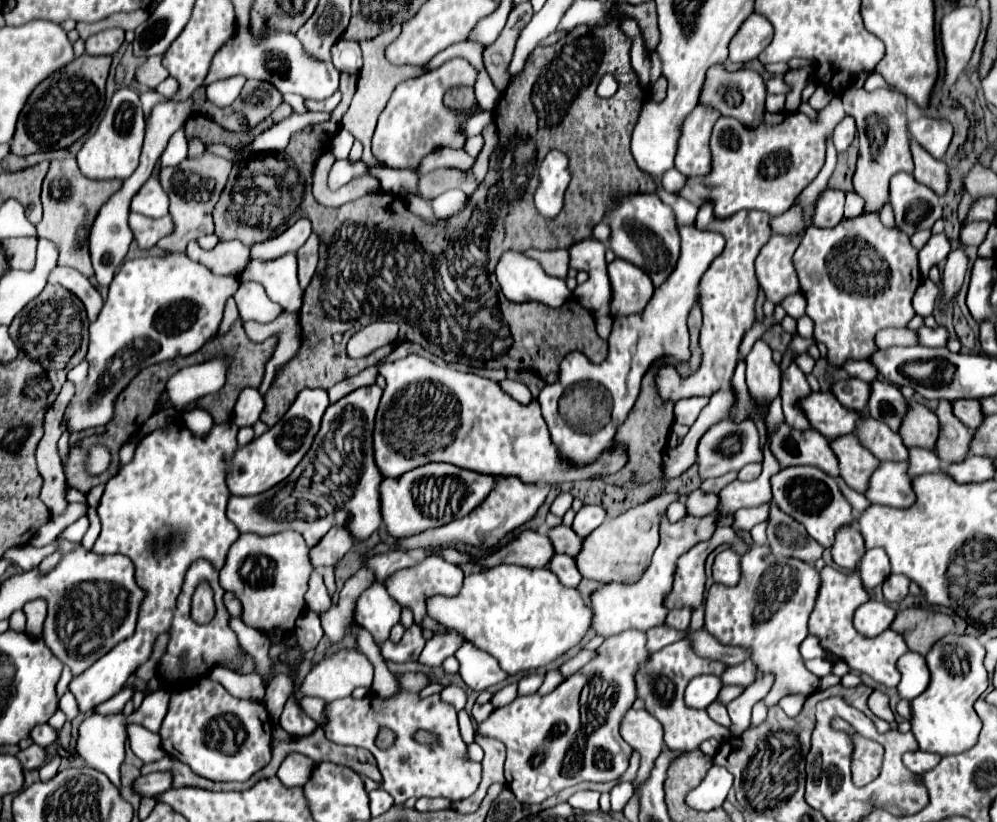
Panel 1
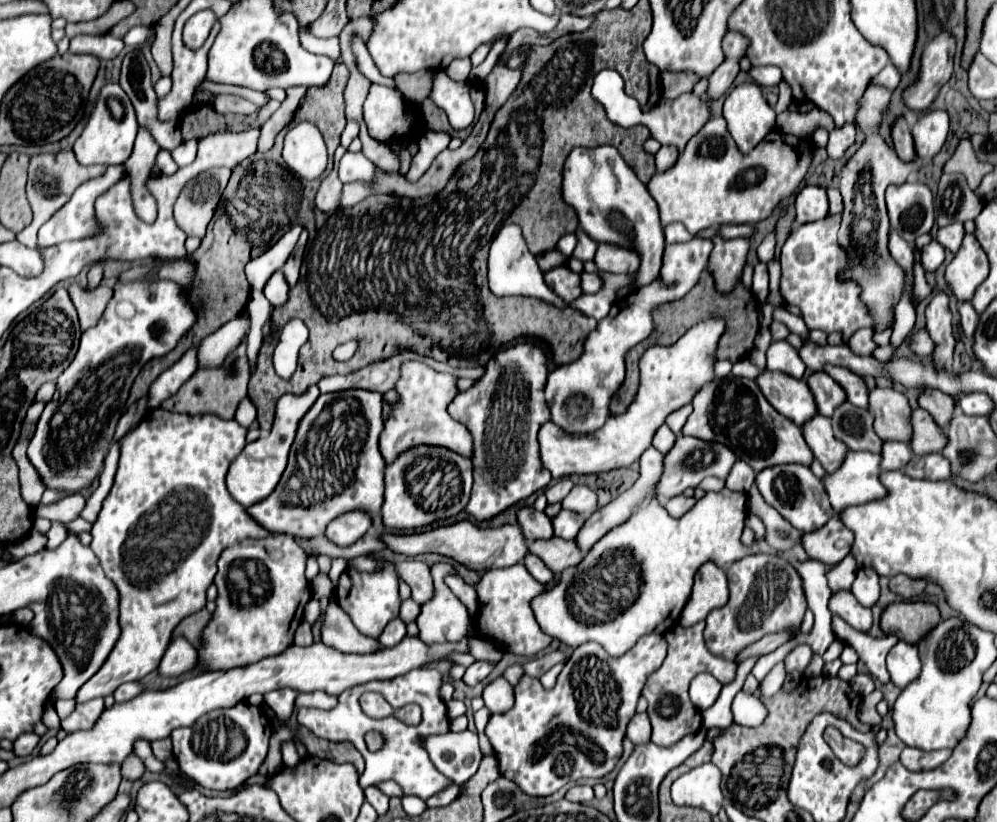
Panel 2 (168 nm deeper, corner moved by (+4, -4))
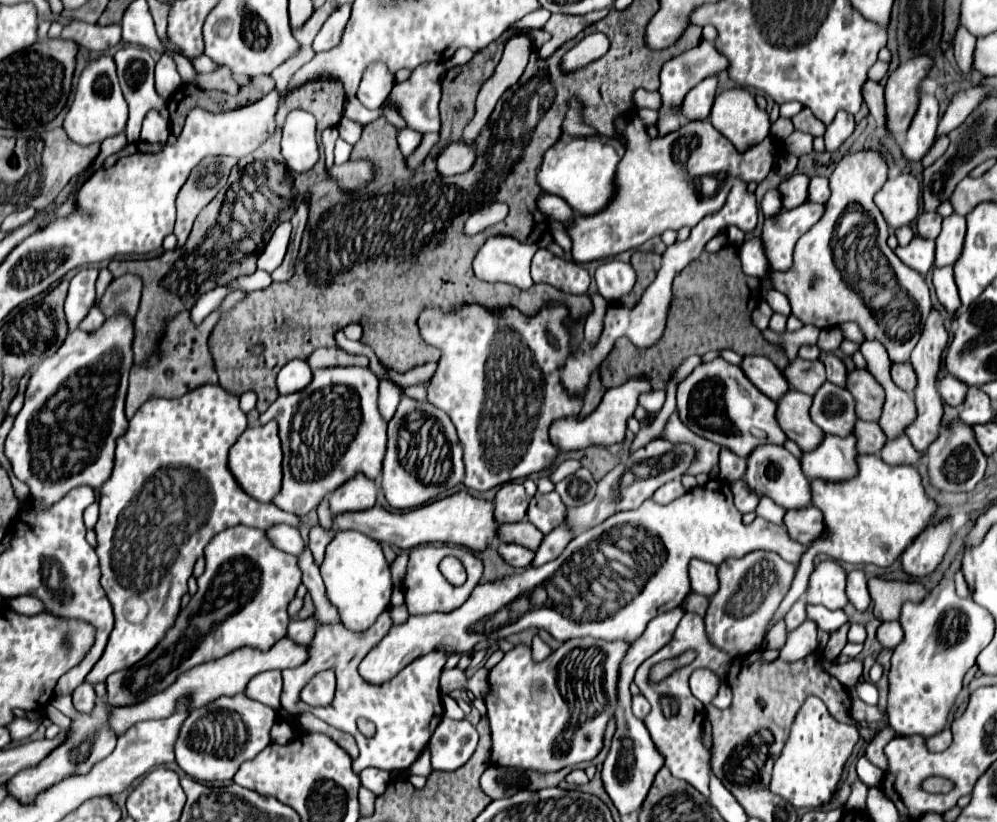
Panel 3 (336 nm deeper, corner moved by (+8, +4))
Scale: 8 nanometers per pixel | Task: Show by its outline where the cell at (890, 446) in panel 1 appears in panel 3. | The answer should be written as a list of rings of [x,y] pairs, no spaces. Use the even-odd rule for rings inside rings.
[[[824,383],[814,395],[810,409],[812,421],[830,435],[852,435],[858,421],[856,403],[848,389]]]

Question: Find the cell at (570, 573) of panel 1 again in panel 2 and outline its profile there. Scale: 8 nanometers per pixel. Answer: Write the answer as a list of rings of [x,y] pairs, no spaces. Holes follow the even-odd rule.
[[[528,553],[528,555],[524,557],[524,567],[526,567],[526,571],[528,571],[536,581],[540,581],[542,585],[546,585],[546,583],[552,581],[552,571],[550,571],[536,555]]]

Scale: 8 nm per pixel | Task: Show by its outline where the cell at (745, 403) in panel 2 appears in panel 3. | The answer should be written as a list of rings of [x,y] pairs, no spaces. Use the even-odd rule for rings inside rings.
[[[724,359],[698,365],[676,391],[678,413],[682,423],[696,435],[728,447],[742,459],[750,457],[750,451],[760,445],[784,445],[786,433],[776,419],[776,403],[762,395],[744,375],[744,371]]]

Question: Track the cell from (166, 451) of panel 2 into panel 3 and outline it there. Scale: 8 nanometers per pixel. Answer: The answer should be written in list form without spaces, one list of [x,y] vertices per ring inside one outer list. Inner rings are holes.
[[[204,385],[180,399],[148,399],[130,419],[126,433],[116,439],[114,467],[108,481],[100,487],[100,519],[94,527],[102,587],[114,607],[116,621],[102,659],[92,667],[90,675],[86,675],[88,683],[102,683],[108,675],[132,667],[162,641],[166,629],[172,627],[178,617],[182,597],[188,593],[188,579],[194,563],[204,555],[204,549],[214,535],[236,525],[258,527],[264,531],[278,523],[296,529],[300,527],[302,521],[296,515],[286,513],[272,503],[258,503],[248,497],[228,471],[228,451],[244,429],[246,415],[238,407],[238,397],[220,385]],[[132,595],[138,595],[148,603],[148,615],[142,623],[128,623],[124,615],[124,605]]]

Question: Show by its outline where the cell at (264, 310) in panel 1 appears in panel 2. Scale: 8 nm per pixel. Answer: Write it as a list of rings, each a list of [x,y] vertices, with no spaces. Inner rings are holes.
[[[232,319],[218,327],[212,335],[208,335],[200,343],[198,351],[198,367],[218,367],[226,359],[226,355],[240,345],[248,331],[248,319]]]

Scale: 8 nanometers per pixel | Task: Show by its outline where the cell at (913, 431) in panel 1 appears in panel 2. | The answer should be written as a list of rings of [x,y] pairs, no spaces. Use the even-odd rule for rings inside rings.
[[[890,387],[870,389],[868,411],[874,415],[874,431],[882,441],[910,441],[912,407],[900,391]]]

